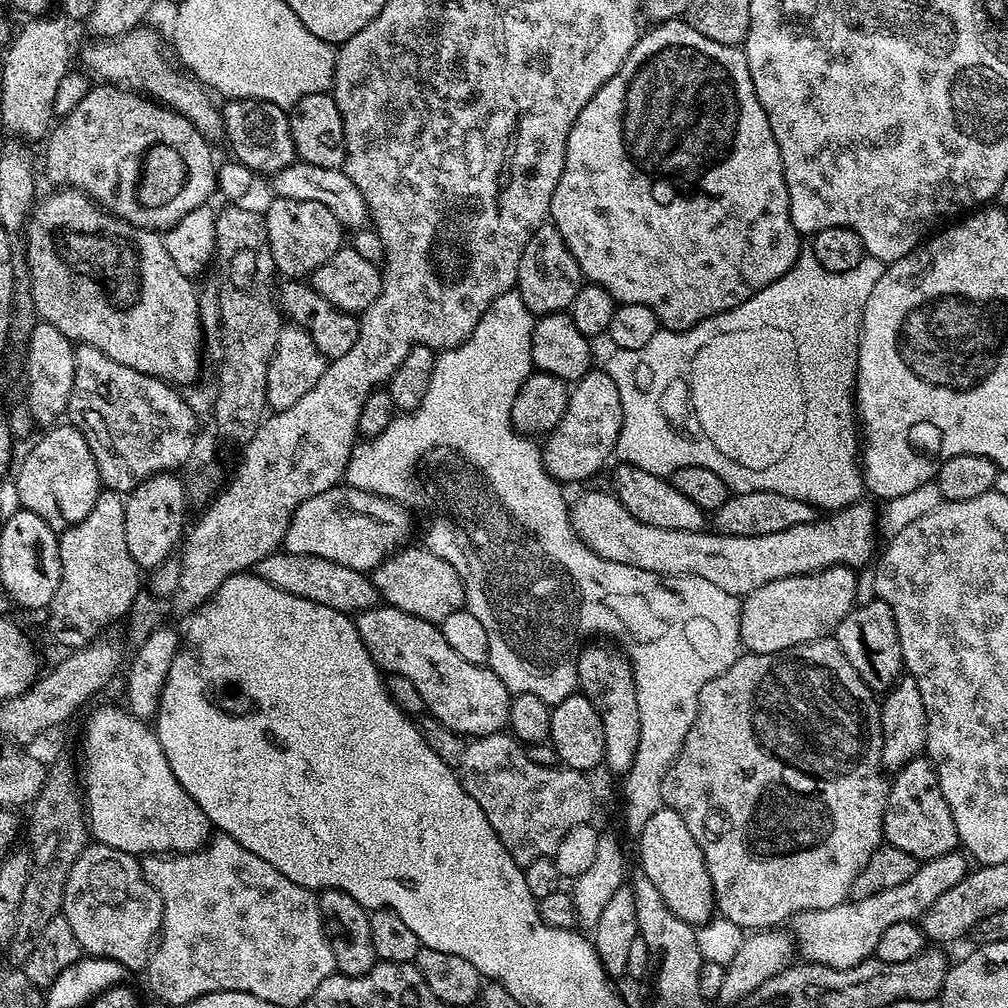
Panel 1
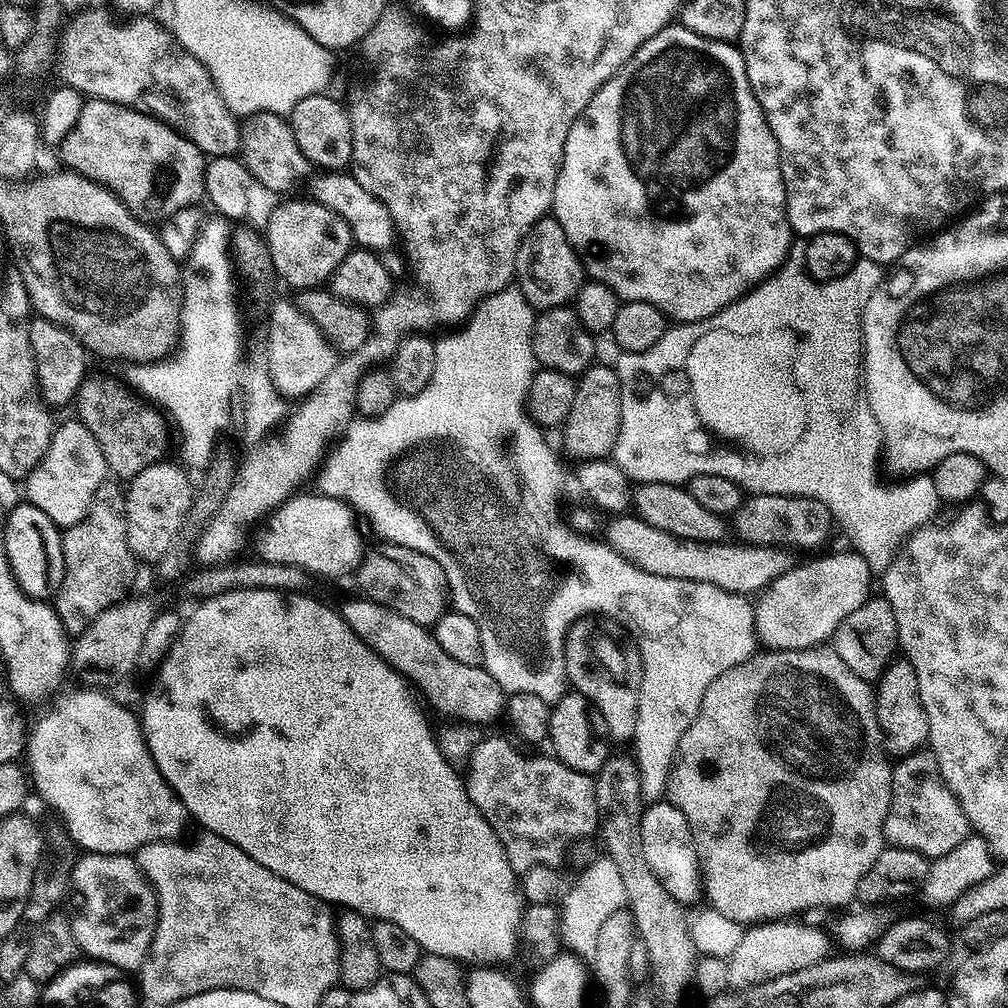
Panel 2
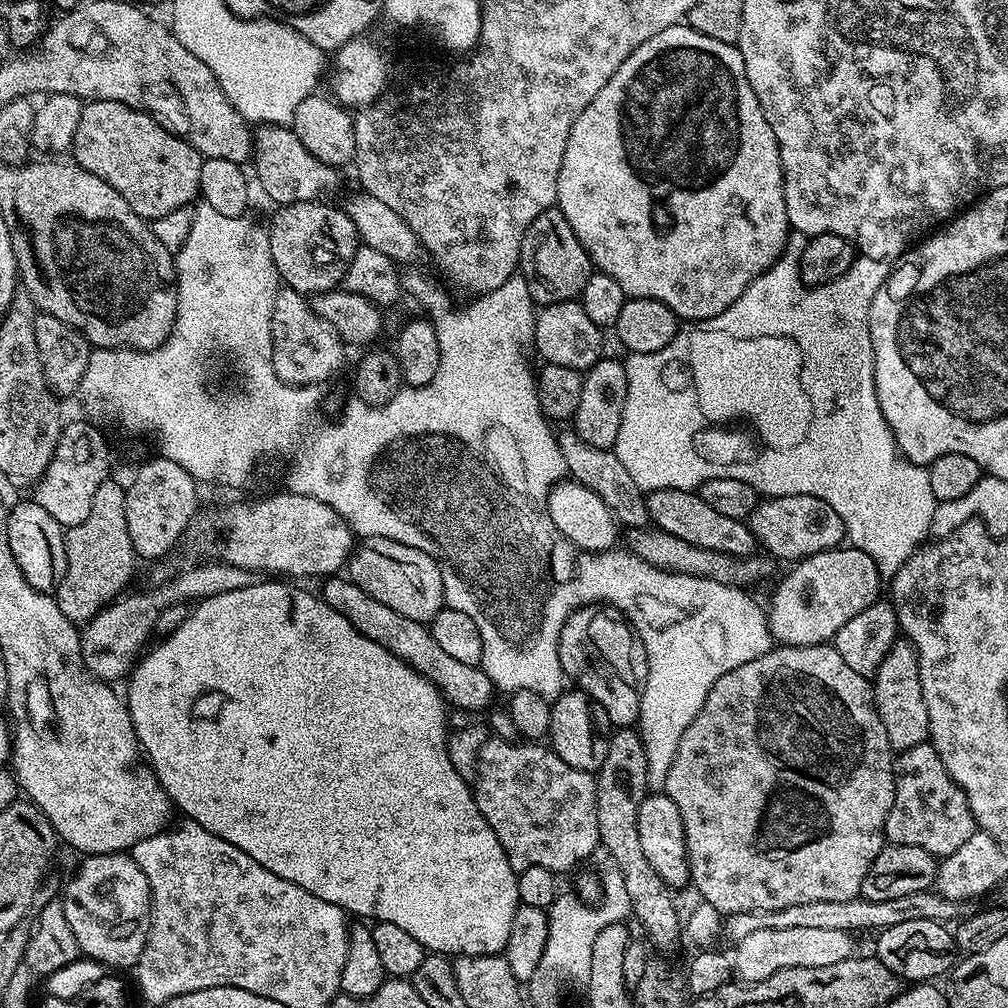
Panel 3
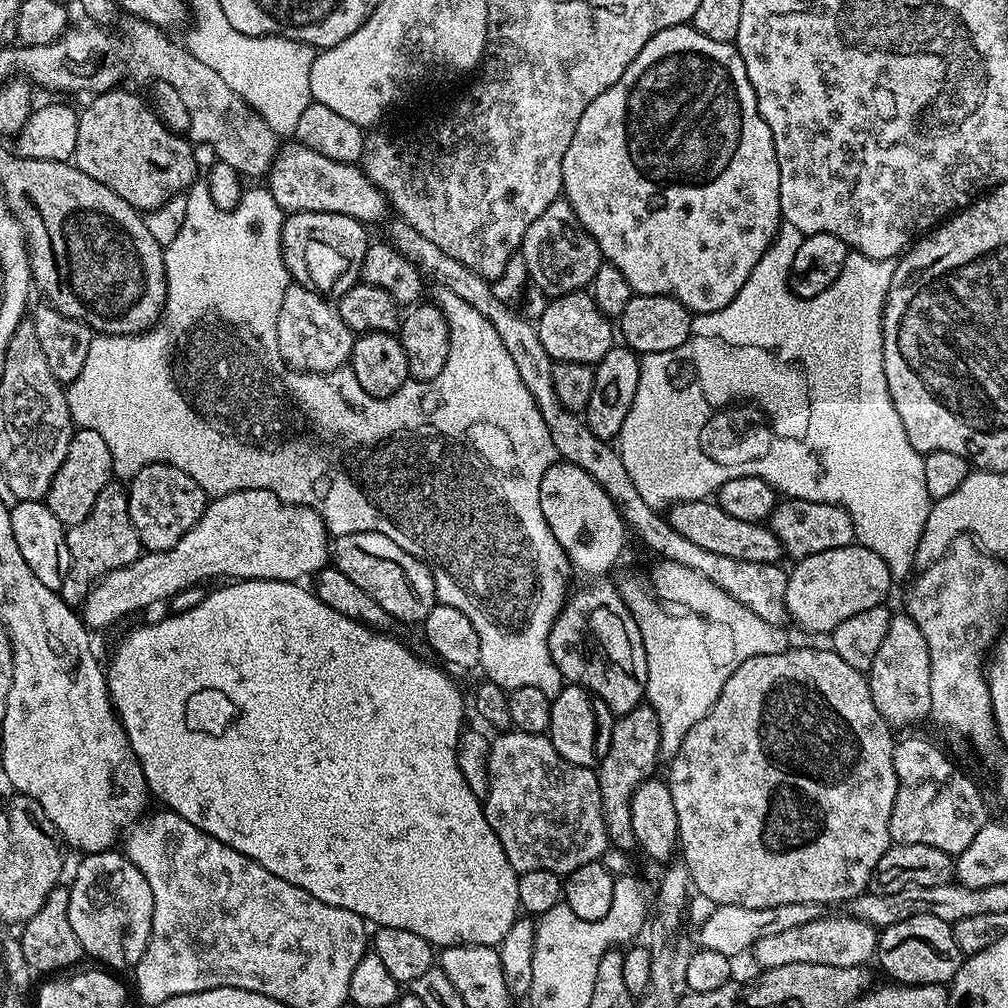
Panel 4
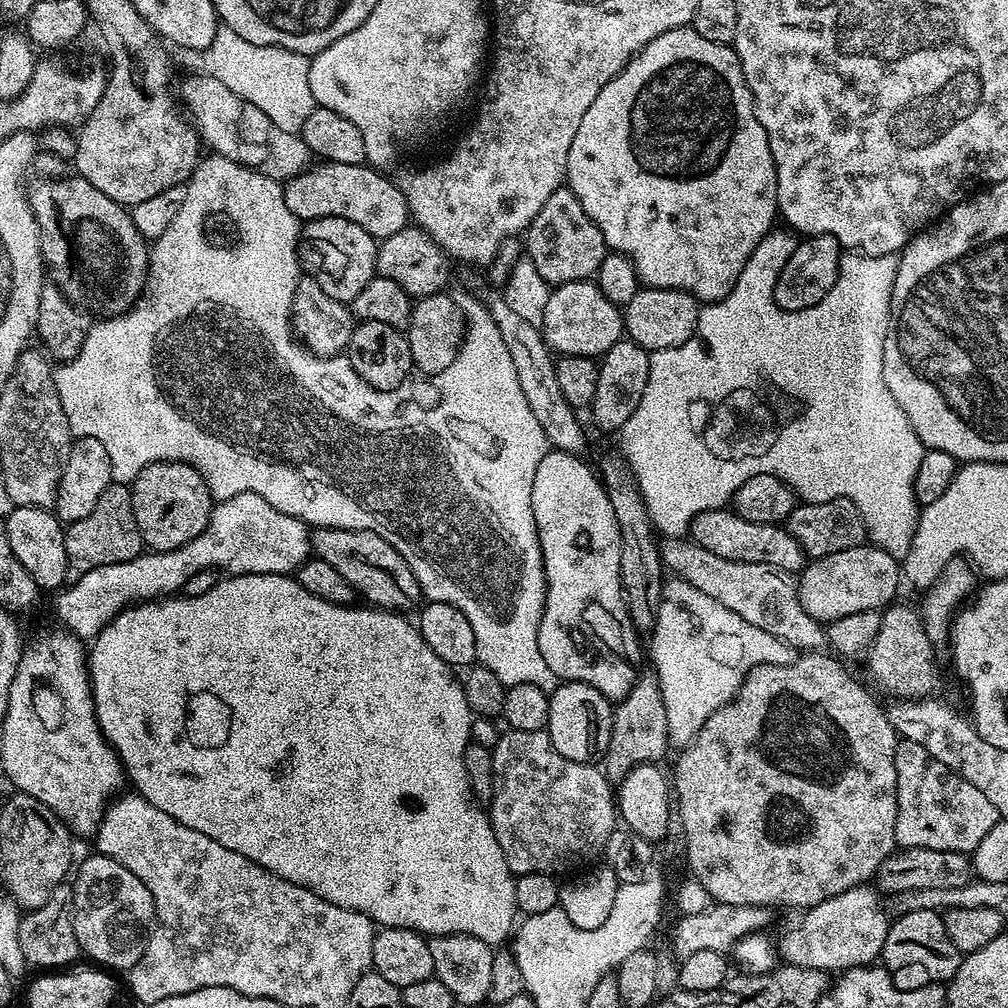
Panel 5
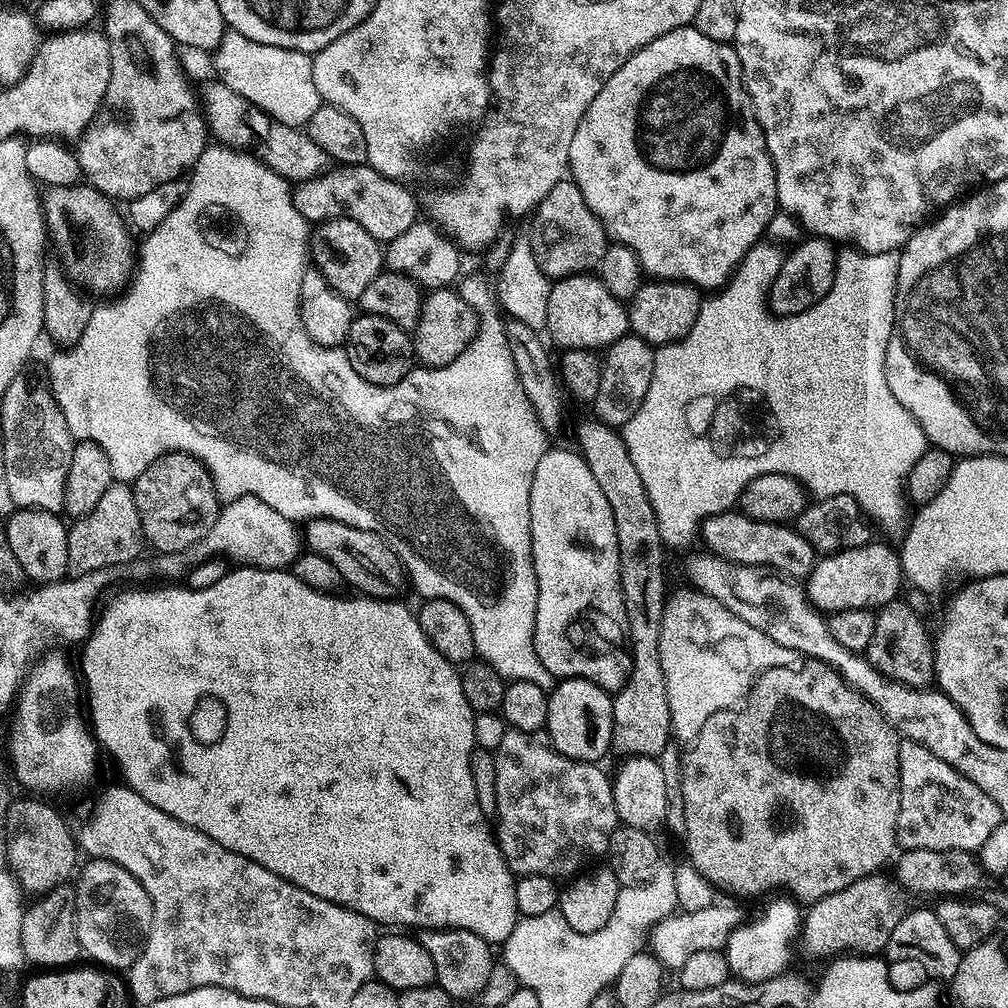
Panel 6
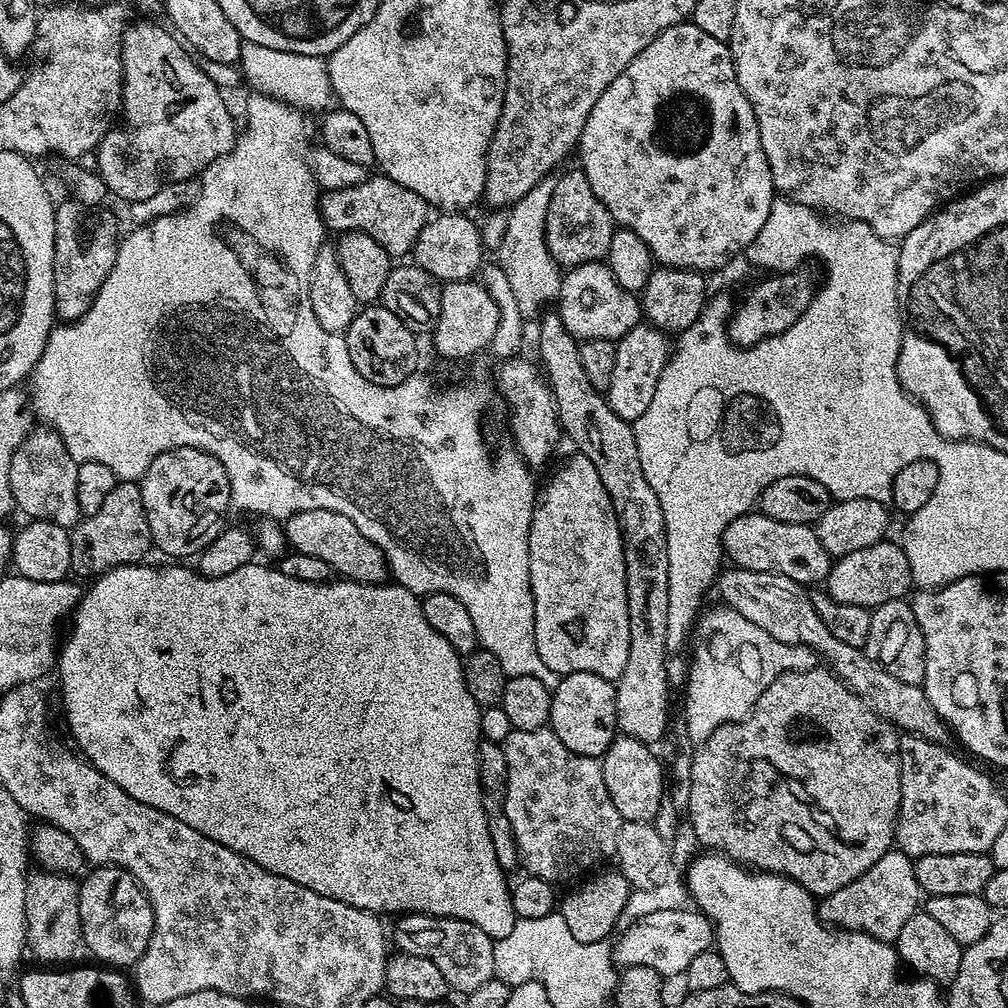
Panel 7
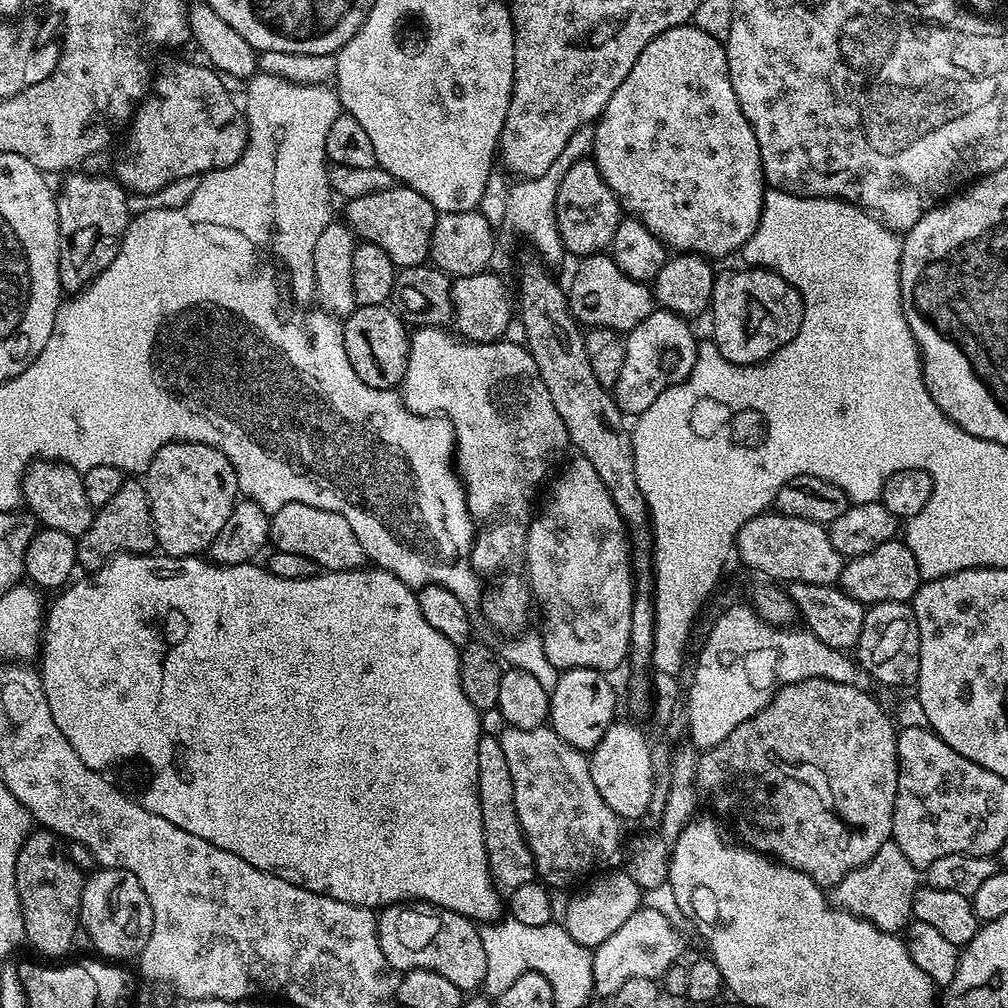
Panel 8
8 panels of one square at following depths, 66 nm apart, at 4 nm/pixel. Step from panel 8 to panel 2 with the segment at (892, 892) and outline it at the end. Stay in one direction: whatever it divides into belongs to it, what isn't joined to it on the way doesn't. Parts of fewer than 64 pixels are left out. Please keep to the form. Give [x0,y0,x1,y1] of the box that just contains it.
[727,918,830,990]

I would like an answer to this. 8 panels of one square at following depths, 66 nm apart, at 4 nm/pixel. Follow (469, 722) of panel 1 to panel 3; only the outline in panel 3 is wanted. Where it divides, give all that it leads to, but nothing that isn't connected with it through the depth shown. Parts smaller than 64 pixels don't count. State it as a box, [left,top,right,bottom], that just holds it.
[322,574,494,713]

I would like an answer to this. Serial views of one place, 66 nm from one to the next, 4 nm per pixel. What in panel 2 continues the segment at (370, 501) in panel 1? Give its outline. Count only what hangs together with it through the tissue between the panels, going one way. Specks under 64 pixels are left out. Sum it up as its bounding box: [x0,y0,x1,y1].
[260,494,366,576]

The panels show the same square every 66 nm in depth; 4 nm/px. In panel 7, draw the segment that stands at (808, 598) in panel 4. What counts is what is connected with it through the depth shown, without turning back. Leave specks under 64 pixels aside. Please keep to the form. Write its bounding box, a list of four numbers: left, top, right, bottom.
[826,538,914,610]

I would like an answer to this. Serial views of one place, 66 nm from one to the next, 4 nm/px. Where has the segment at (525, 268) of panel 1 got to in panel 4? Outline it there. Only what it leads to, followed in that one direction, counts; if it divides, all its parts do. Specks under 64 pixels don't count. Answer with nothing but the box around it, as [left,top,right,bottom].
[518,198,602,298]

